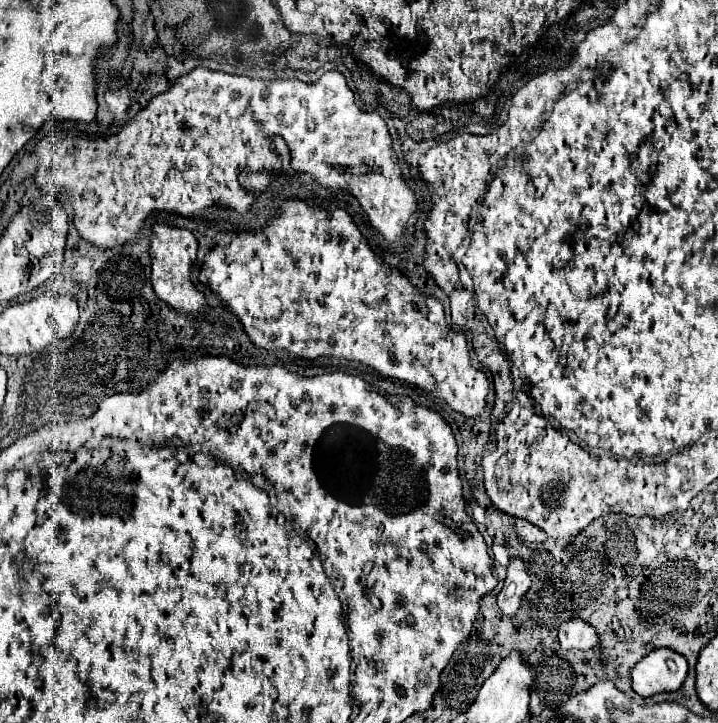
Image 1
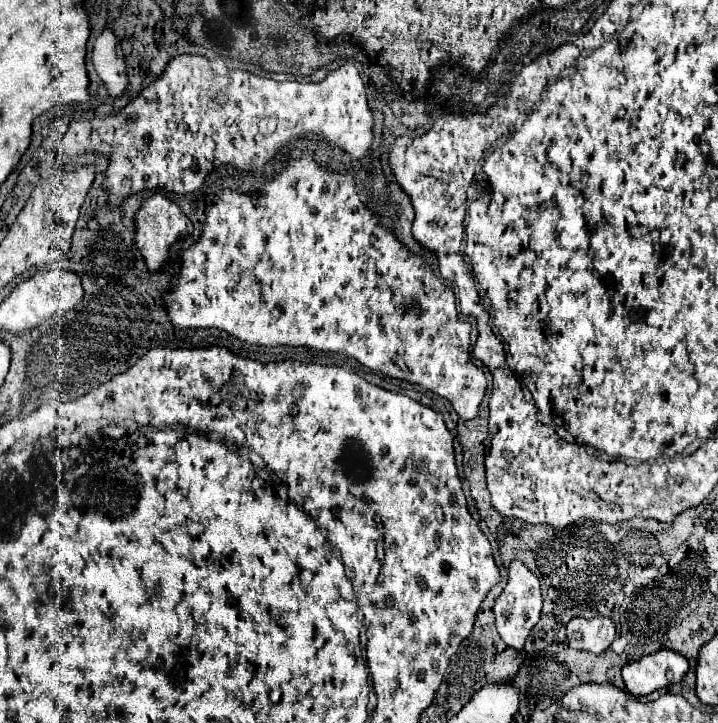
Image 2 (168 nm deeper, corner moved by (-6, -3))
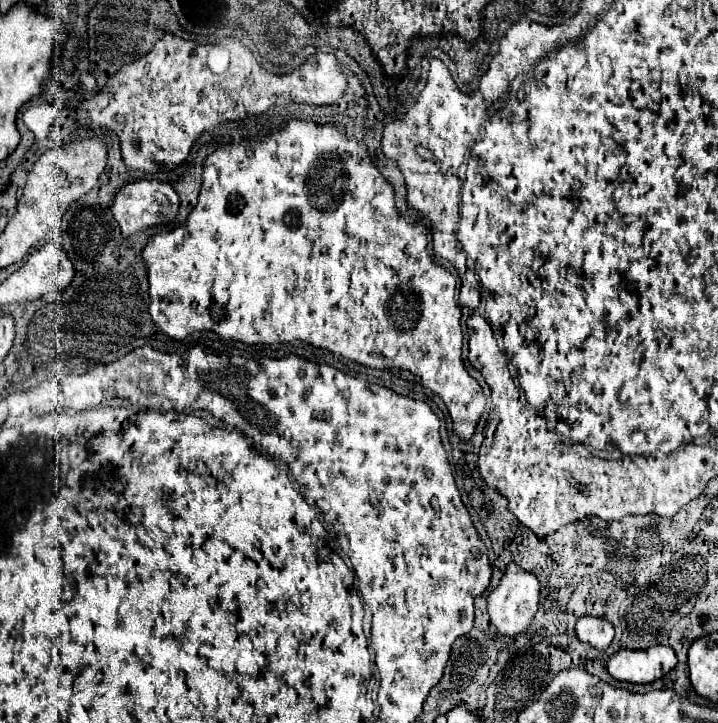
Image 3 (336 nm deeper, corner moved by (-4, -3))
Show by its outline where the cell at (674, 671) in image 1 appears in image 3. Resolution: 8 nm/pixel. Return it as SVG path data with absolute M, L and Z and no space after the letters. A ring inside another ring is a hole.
M651 646L645 650L619 650L611 656L607 670L615 680L631 684L651 684L661 680L677 666L677 656L669 646Z

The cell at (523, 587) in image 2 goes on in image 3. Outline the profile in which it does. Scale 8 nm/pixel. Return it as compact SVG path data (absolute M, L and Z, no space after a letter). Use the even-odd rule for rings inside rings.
M515 562L507 564L505 576L501 578L499 586L487 598L487 612L489 612L491 622L497 628L497 632L503 634L503 636L519 636L519 634L523 634L531 626L533 616L535 616L535 612L539 608L539 592L541 592L541 584L539 584L535 574L523 570Z

